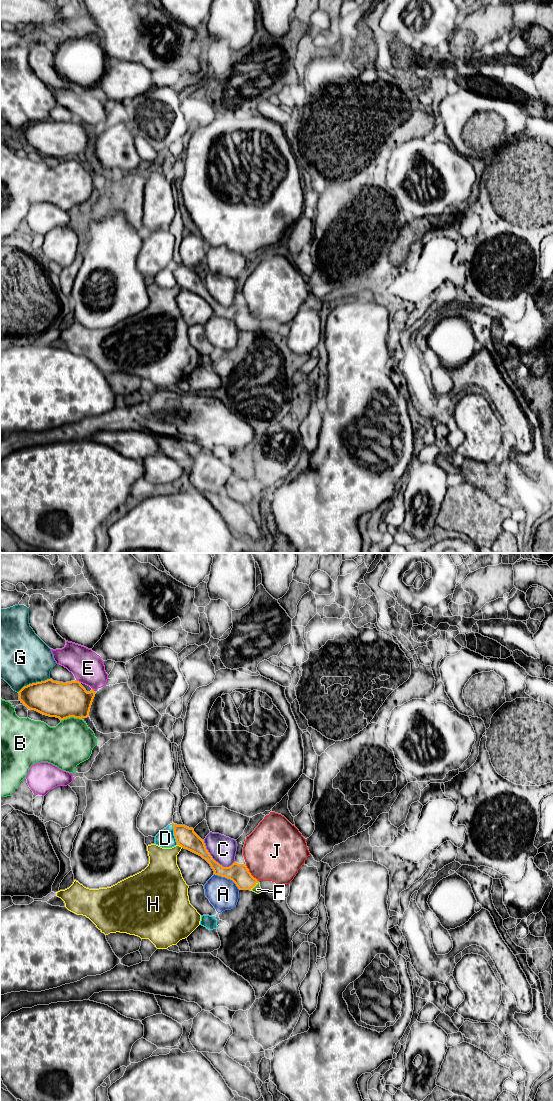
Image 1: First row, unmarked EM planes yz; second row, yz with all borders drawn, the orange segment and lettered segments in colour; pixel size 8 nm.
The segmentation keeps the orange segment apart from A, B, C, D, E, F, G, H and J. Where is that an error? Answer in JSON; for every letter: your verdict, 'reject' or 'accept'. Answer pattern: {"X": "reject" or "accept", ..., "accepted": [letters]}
{"A": "reject", "B": "reject", "C": "reject", "D": "reject", "E": "reject", "F": "accept", "G": "reject", "H": "reject", "J": "reject", "accepted": ["F"]}

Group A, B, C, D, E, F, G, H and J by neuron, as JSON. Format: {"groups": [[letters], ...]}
{"groups": [["A"], ["B"], ["C"], ["D"], ["E"], ["F"], ["G"], ["H"], ["J"]]}

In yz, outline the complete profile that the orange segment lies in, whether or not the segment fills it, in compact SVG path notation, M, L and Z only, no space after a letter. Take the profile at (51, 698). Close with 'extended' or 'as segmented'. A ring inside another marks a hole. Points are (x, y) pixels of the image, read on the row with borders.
M52 679L24 686L19 701L30 710L64 720L87 718L96 692L86 689L77 680L57 682Z; as segmented

